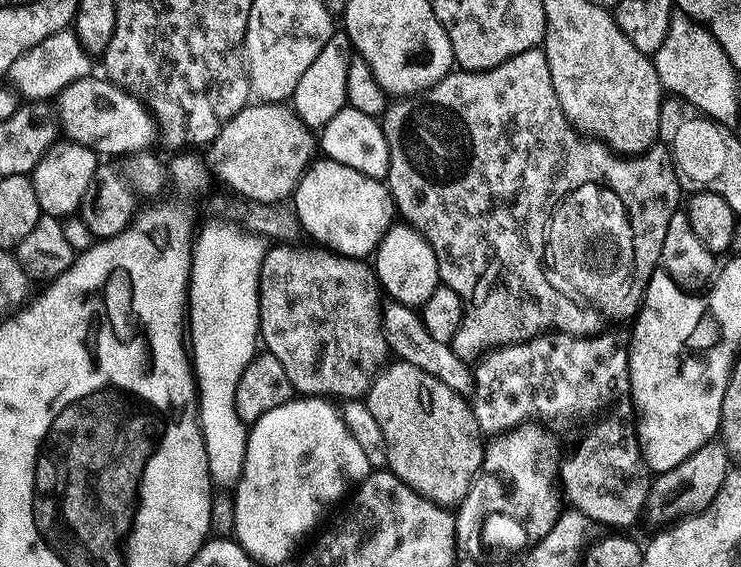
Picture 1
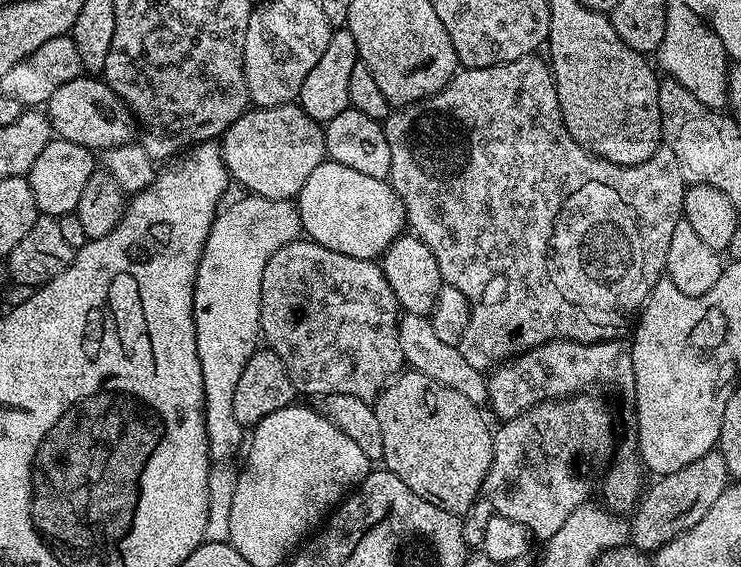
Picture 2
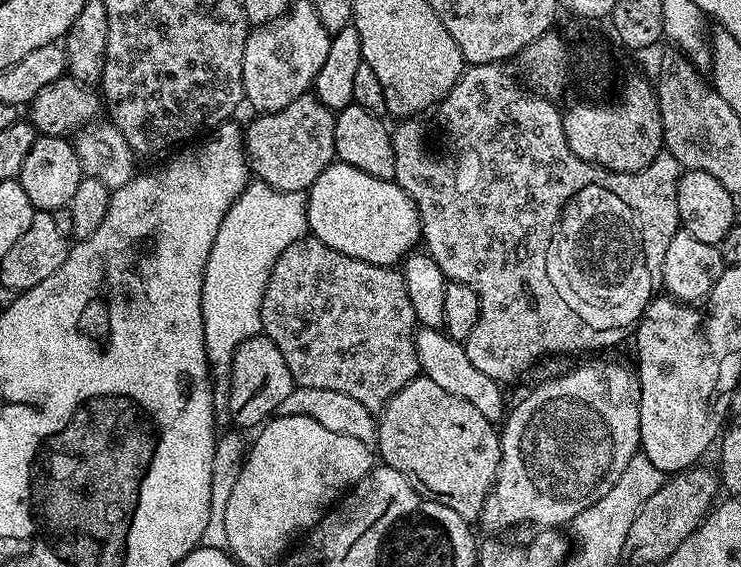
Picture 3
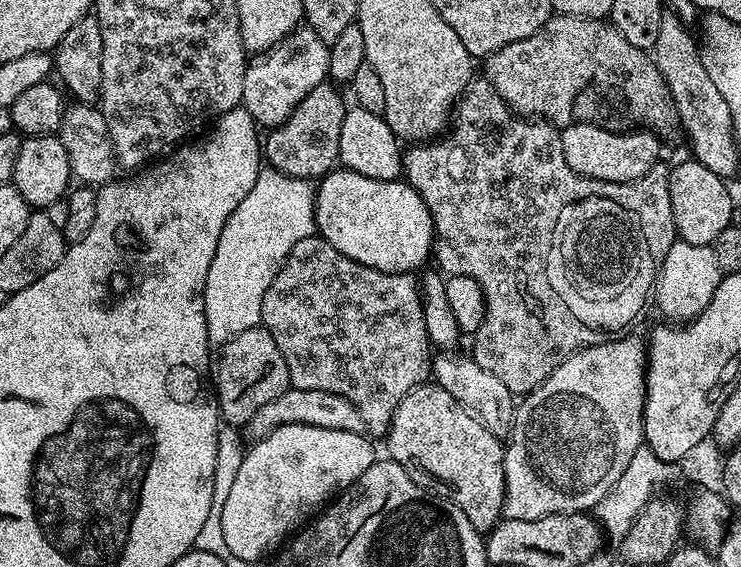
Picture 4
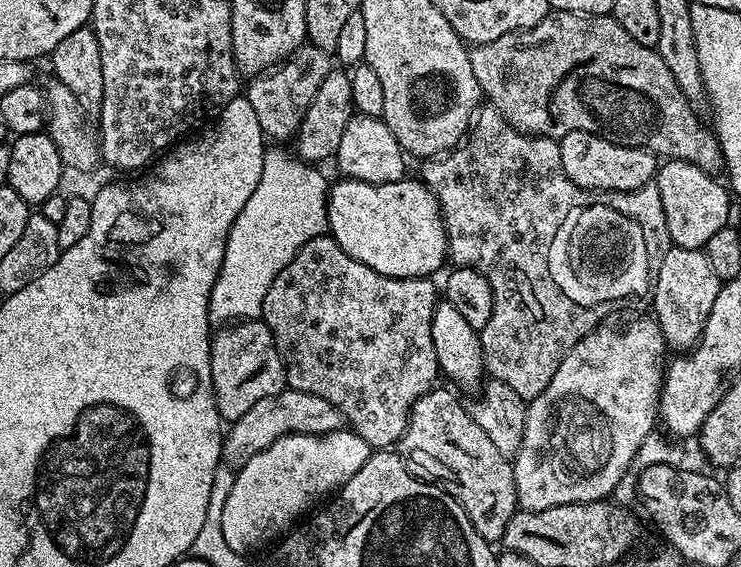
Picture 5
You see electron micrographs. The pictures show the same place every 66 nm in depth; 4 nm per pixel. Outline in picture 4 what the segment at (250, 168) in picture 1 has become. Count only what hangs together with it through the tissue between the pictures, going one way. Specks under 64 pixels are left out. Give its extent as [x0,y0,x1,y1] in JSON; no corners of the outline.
[262,82,346,181]

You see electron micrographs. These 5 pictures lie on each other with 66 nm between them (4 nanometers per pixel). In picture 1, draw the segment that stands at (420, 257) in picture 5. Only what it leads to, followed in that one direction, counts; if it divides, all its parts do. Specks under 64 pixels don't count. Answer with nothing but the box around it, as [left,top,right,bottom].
[294,158,397,258]

